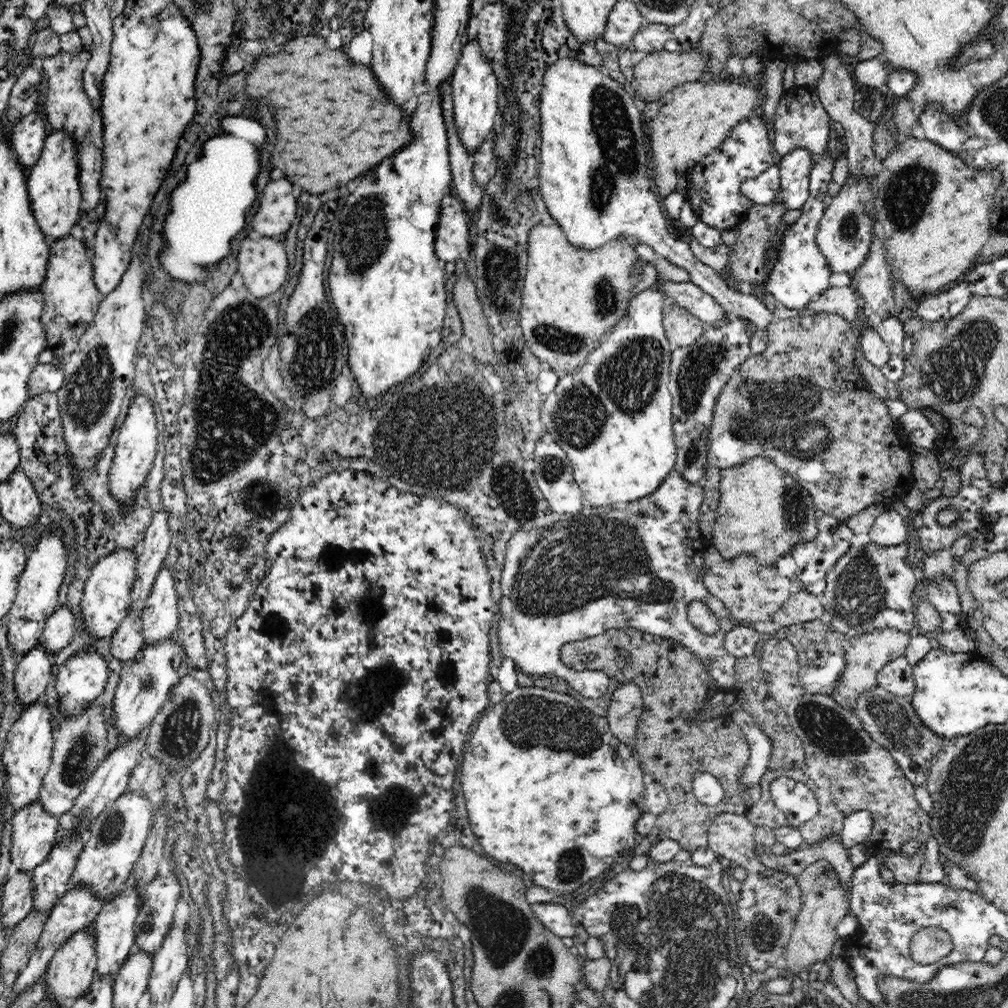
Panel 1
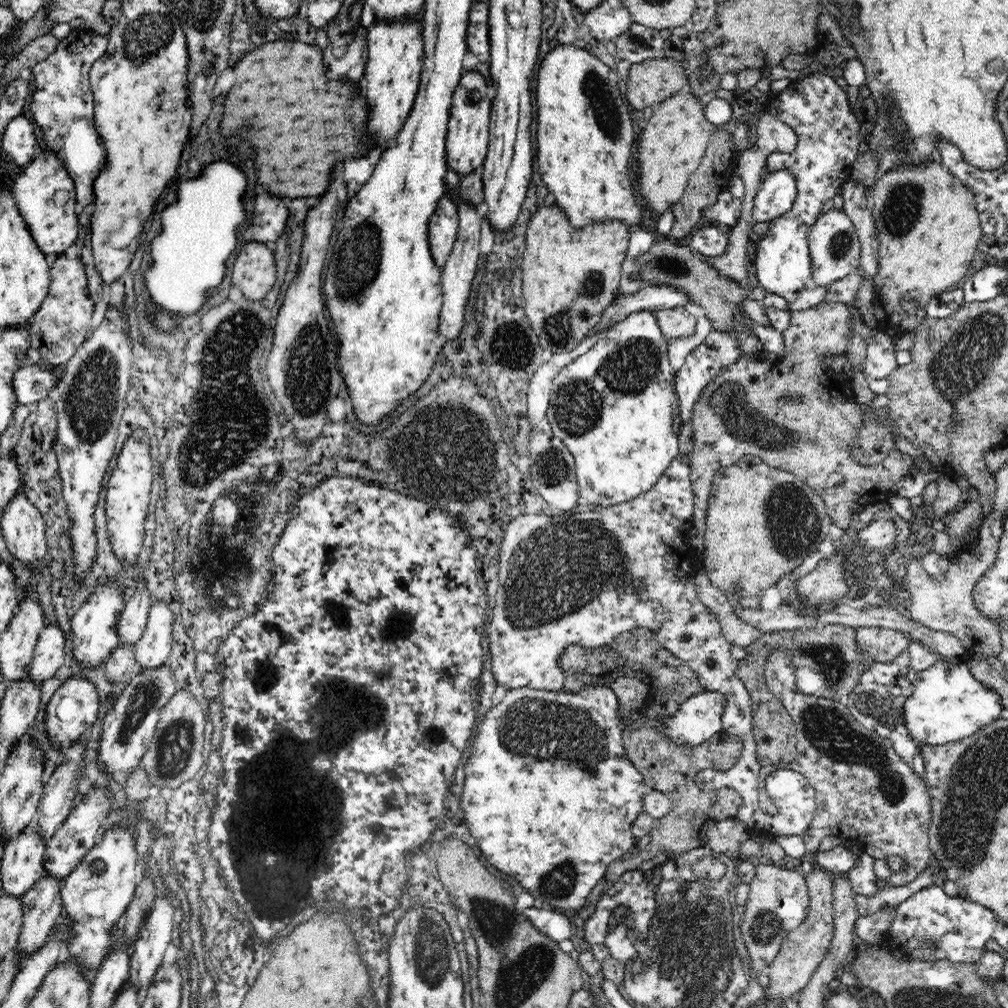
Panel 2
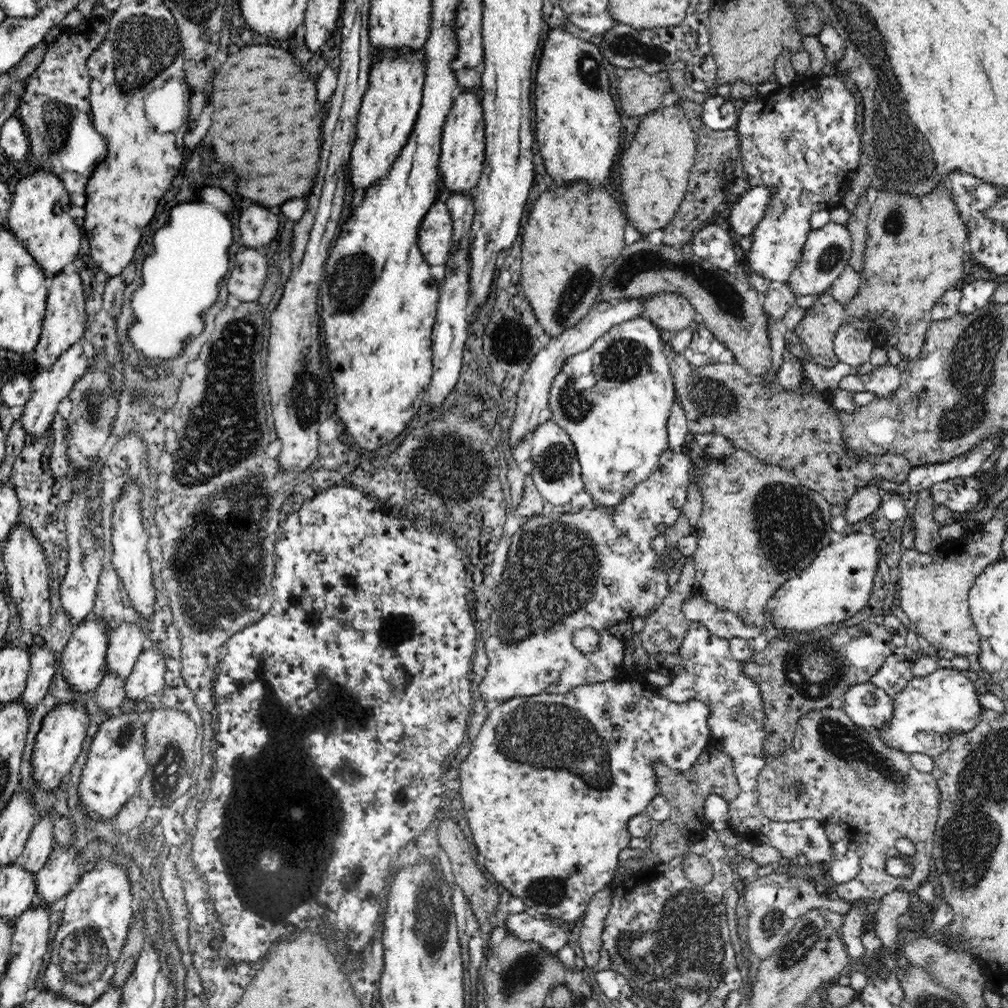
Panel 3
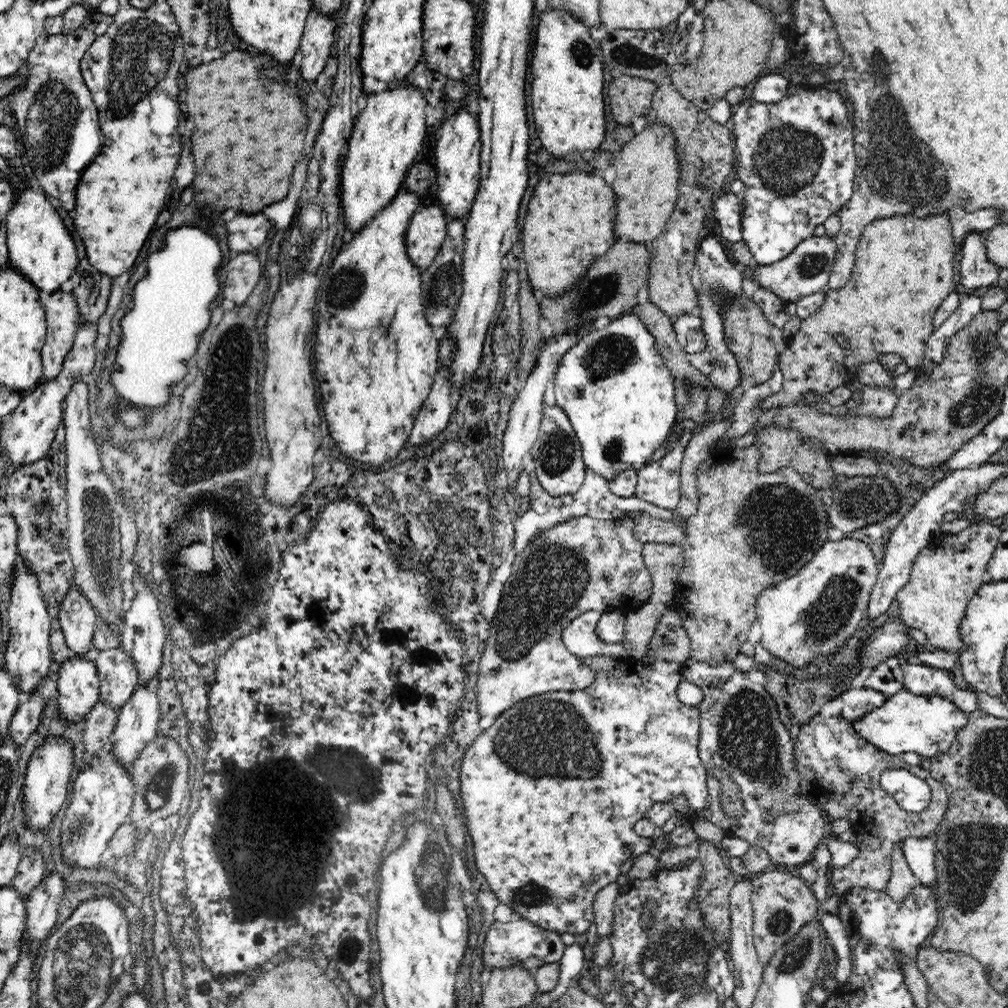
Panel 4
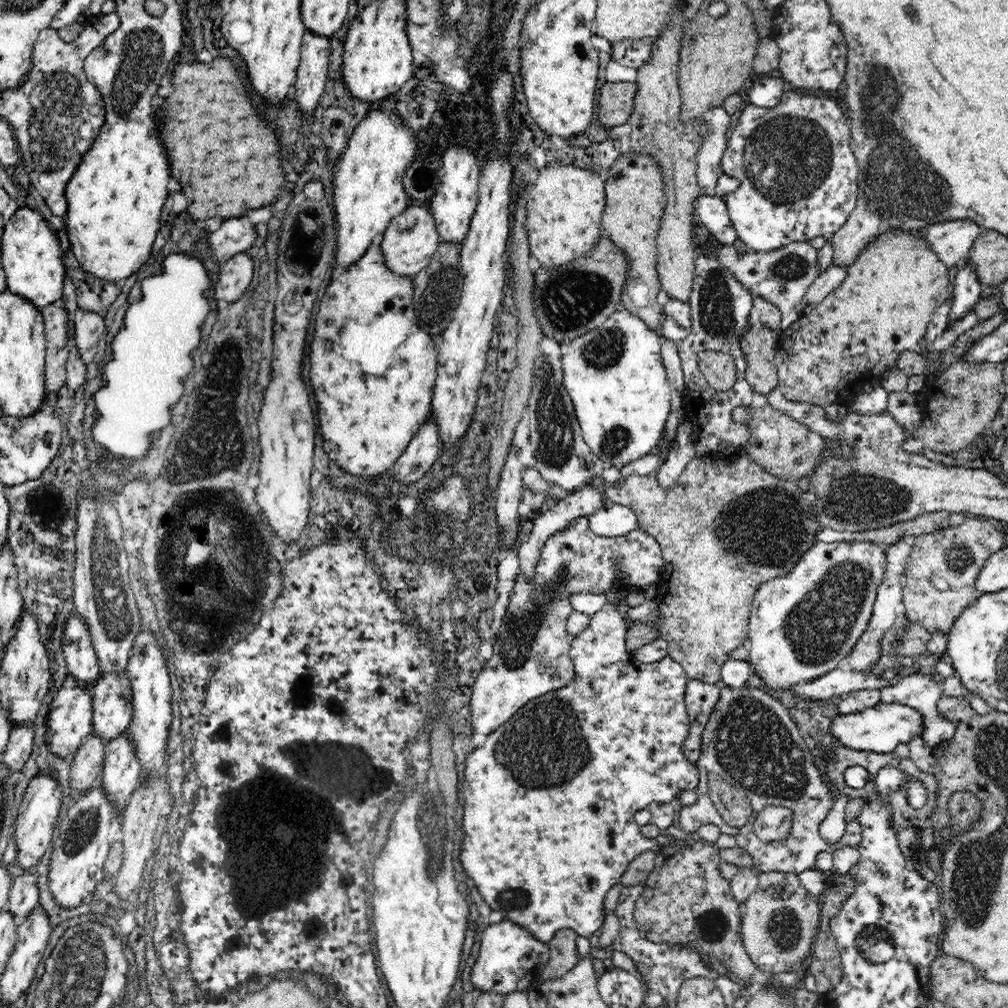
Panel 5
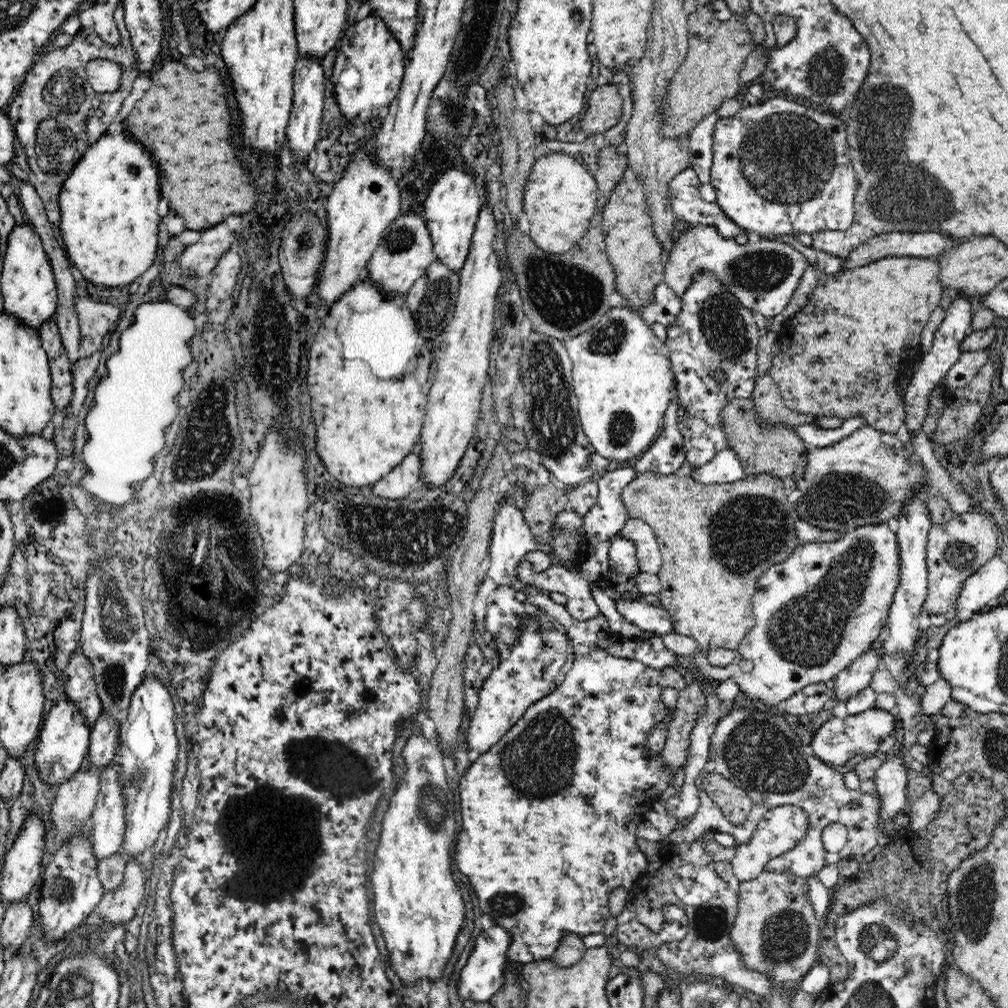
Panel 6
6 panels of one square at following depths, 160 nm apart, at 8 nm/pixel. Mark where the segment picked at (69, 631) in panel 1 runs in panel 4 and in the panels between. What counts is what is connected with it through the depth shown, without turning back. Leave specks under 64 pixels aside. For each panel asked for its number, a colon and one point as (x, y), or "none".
2: (49, 655)
3: (42, 660)
4: (26, 718)

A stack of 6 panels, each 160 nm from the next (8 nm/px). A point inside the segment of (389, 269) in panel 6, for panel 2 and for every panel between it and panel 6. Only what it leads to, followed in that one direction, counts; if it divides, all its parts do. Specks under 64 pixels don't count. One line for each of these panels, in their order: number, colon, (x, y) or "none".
2: (444, 224)
3: (435, 233)
4: (426, 230)
5: (410, 240)

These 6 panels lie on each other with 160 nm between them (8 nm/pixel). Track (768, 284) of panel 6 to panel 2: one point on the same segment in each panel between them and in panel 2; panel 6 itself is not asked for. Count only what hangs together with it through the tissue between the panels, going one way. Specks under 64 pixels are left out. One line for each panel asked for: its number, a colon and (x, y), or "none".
2: (834, 246)
3: (827, 251)
4: (807, 269)
5: (783, 276)

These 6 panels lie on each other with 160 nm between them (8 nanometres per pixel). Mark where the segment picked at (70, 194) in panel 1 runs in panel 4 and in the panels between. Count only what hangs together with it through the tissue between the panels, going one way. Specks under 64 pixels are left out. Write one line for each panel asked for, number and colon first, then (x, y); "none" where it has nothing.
2: (45, 193)
3: (39, 216)
4: (40, 246)

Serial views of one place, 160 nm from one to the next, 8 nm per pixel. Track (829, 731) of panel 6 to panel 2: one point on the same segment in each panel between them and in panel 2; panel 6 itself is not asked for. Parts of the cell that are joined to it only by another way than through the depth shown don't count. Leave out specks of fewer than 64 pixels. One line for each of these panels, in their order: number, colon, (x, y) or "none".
2: (947, 704)
3: (945, 701)
4: (906, 722)
5: (880, 729)

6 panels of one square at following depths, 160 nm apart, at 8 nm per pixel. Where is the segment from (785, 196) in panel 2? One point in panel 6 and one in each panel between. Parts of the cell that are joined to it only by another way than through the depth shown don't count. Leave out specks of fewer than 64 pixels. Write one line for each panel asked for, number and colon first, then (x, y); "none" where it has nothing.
3: (750, 209)
4: (727, 209)
5: (711, 211)
6: (684, 197)

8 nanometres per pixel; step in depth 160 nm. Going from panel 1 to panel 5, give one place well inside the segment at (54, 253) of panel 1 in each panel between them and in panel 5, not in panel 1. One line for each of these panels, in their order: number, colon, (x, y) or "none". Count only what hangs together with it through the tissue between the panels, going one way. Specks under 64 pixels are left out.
2: (61, 325)
3: (64, 324)
4: (62, 314)
5: (55, 319)

